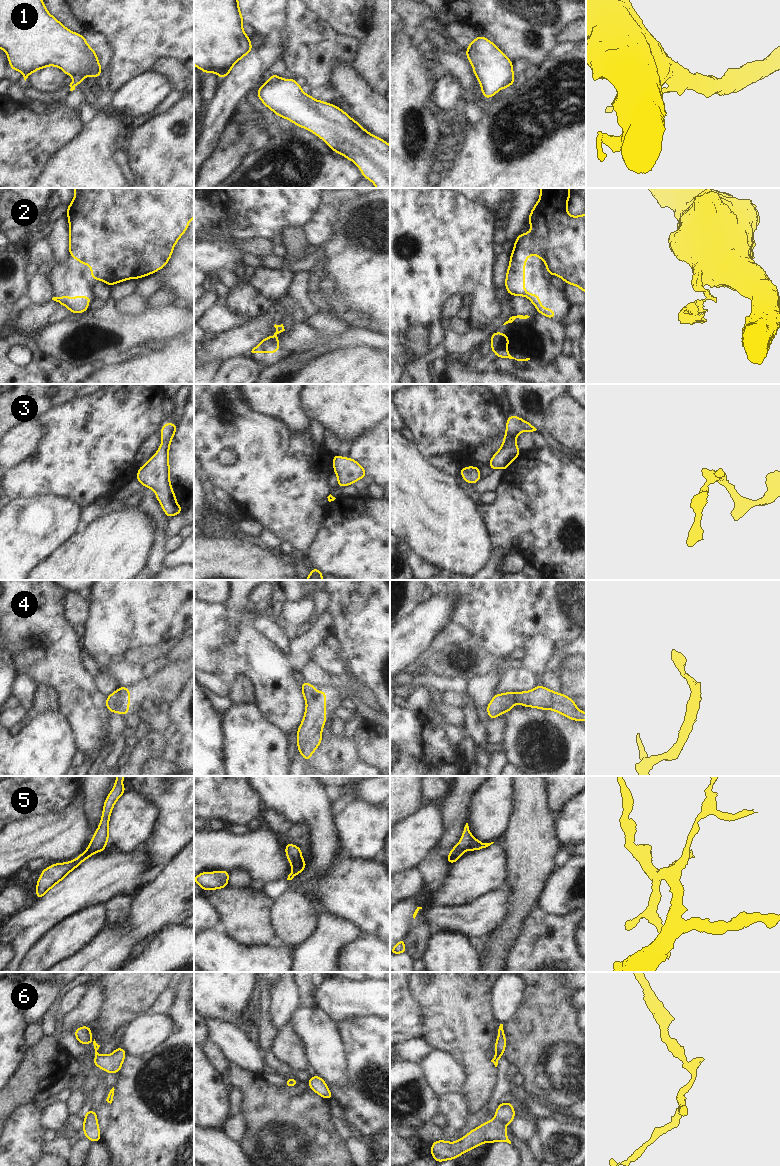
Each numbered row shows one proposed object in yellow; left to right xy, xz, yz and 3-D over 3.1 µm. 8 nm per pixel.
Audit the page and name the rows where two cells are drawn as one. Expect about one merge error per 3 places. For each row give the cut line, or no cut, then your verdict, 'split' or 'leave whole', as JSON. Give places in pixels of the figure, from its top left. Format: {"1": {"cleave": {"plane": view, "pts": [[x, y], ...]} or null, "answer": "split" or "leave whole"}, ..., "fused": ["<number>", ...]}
{"1": {"cleave": {"plane": "xz", "pts": [[280, 78], [274, 82], [268, 81]]}, "answer": "split"}, "2": {"cleave": {"plane": "xz", "pts": [[276, 337], [270, 339]]}, "answer": "split"}, "3": {"cleave": null, "answer": "leave whole"}, "4": {"cleave": null, "answer": "leave whole"}, "5": {"cleave": null, "answer": "leave whole"}, "6": {"cleave": null, "answer": "leave whole"}, "fused": ["1", "2"]}

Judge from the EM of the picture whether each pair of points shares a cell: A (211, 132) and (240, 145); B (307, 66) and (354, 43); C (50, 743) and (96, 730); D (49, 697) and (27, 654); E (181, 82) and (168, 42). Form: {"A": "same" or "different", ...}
{"A": "different", "B": "same", "C": "different", "D": "different", "E": "different"}

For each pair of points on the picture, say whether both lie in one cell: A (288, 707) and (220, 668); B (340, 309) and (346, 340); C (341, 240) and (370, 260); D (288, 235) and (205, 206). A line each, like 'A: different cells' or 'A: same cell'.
A: same cell
B: different cells
C: same cell
D: different cells

